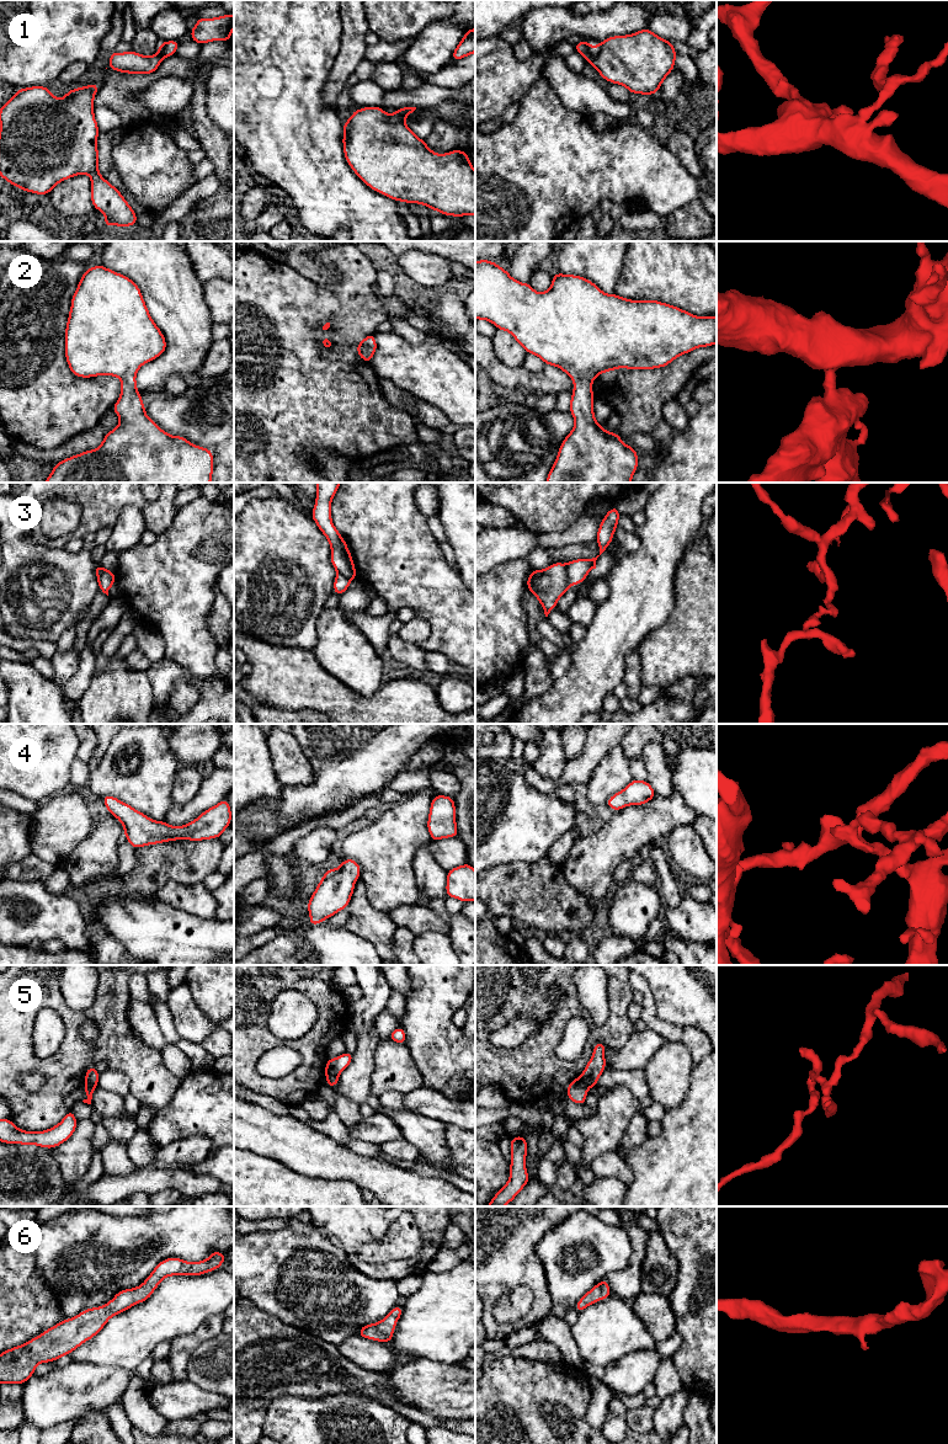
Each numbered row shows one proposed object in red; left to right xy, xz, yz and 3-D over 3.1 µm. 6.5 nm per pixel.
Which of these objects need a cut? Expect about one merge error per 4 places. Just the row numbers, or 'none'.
1, 3, 5

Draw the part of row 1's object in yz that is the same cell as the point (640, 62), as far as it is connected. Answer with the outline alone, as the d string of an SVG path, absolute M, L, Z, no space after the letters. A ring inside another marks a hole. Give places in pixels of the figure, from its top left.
M645 28L633 34L612 36L597 43L595 52L586 60L600 75L613 84L625 86L630 94L654 95L675 68L677 53L669 42Z

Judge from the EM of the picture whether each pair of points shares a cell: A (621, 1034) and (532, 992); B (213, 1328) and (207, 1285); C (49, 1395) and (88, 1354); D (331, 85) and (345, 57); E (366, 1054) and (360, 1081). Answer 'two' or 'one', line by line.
A: one
B: two
C: two
D: one
E: one

